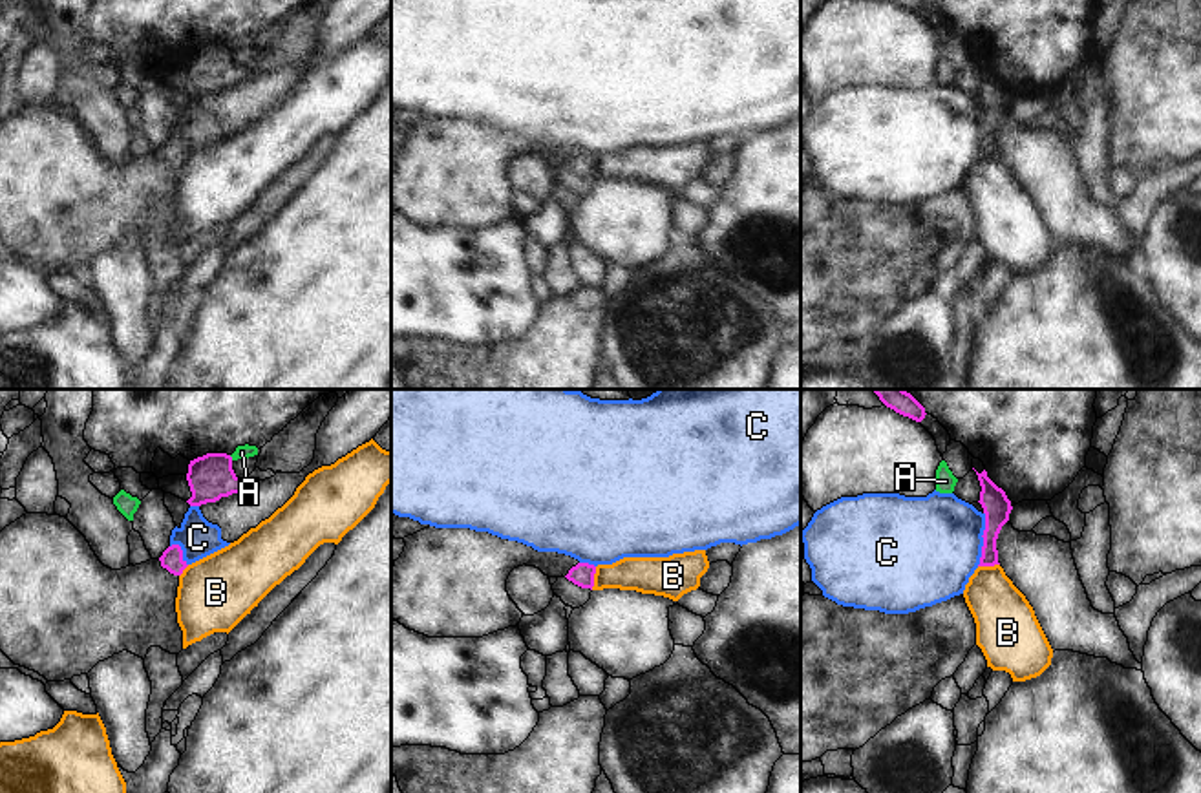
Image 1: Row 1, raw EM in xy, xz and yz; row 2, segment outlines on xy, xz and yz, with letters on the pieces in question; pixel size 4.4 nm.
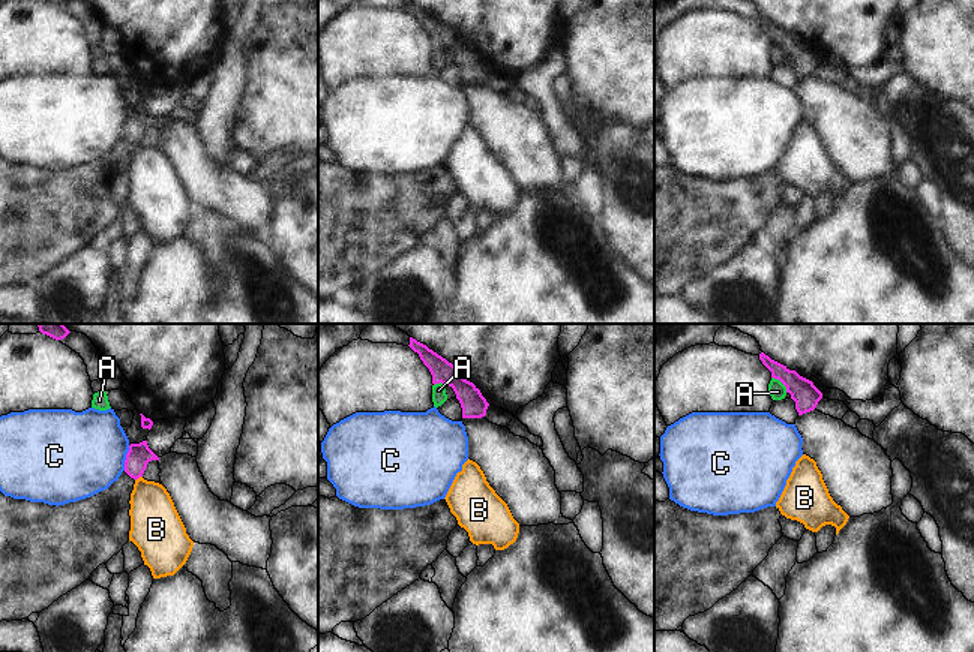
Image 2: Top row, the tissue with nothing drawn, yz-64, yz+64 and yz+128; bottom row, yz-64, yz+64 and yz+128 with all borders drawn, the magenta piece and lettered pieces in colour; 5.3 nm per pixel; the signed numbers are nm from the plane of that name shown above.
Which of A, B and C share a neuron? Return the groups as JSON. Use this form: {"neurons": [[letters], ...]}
{"neurons": [["A"], ["B"], ["C"]]}

